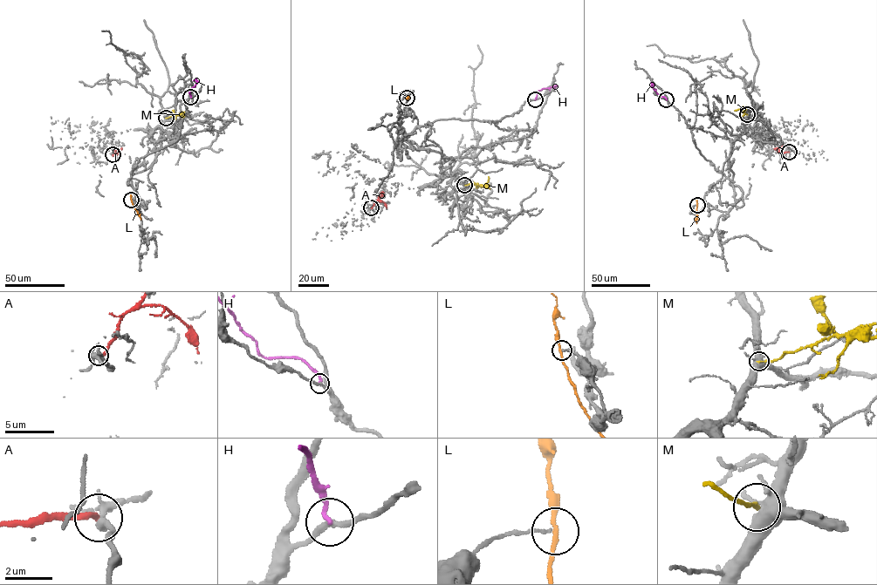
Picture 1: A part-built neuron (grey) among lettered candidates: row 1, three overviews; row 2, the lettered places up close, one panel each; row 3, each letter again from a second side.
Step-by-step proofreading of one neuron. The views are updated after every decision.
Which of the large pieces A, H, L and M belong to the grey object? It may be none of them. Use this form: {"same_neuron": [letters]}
{"same_neuron": []}

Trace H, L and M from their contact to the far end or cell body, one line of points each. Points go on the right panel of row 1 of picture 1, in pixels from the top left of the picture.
H: (667, 99), (659, 96), (651, 85), (654, 85)
L: (697, 205), (696, 223)
M: (747, 114), (744, 111), (735, 111)

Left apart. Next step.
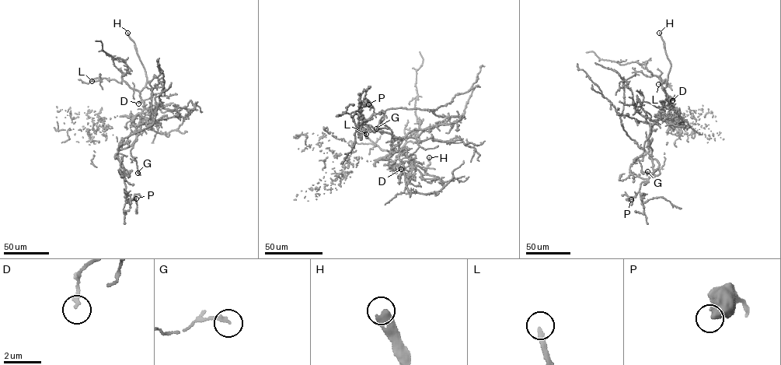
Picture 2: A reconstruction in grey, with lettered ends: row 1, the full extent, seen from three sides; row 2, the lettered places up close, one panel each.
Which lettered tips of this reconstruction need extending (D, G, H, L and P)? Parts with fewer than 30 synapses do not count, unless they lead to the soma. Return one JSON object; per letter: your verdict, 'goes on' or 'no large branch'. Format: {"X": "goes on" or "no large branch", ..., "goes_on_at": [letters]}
{"D": "no large branch", "G": "no large branch", "H": "goes on", "L": "goes on", "P": "no large branch", "goes_on_at": ["H", "L"]}

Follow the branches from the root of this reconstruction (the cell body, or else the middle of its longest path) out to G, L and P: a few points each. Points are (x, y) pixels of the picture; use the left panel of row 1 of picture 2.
G: (123, 149), (129, 147), (136, 138), (130, 152), (136, 160), (137, 173)
L: (123, 149), (132, 143), (140, 129), (138, 124), (144, 104), (140, 93), (124, 81), (101, 78), (92, 81)
P: (123, 149), (114, 156), (124, 170), (127, 200), (136, 198)

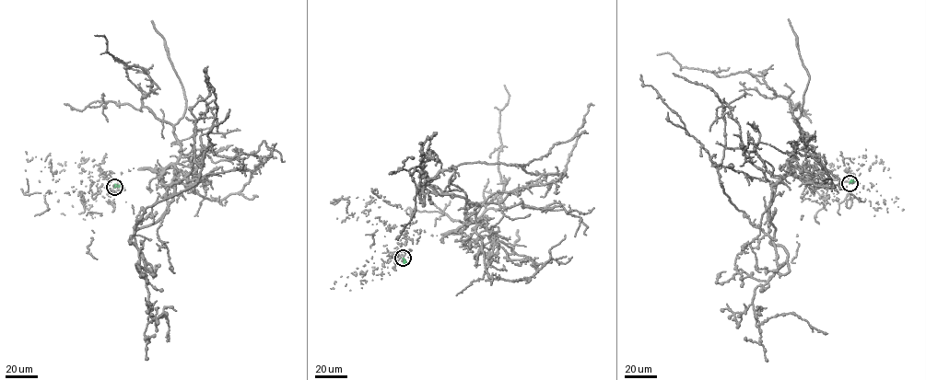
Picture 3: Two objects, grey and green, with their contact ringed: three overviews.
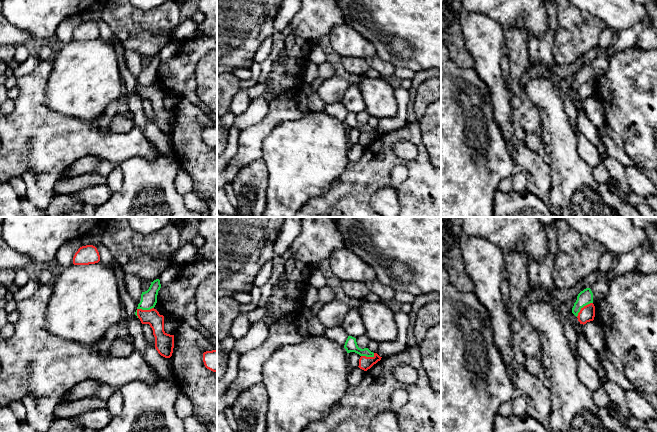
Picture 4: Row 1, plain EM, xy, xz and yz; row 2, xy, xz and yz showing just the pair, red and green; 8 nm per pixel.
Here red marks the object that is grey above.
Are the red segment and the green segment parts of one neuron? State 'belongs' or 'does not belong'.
does not belong

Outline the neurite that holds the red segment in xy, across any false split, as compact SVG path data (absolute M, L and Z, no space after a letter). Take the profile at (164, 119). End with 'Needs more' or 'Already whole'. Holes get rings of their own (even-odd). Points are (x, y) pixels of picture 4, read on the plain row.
M154 84L150 86L137 85L137 92L142 100L149 100L152 104L158 129L165 134L170 134L174 124L174 111L164 107L164 92Z. Already whole

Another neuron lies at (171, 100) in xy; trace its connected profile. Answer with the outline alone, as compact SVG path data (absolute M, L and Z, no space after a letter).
M164 93L164 107L167 110L174 111L179 104L180 98L175 93Z

